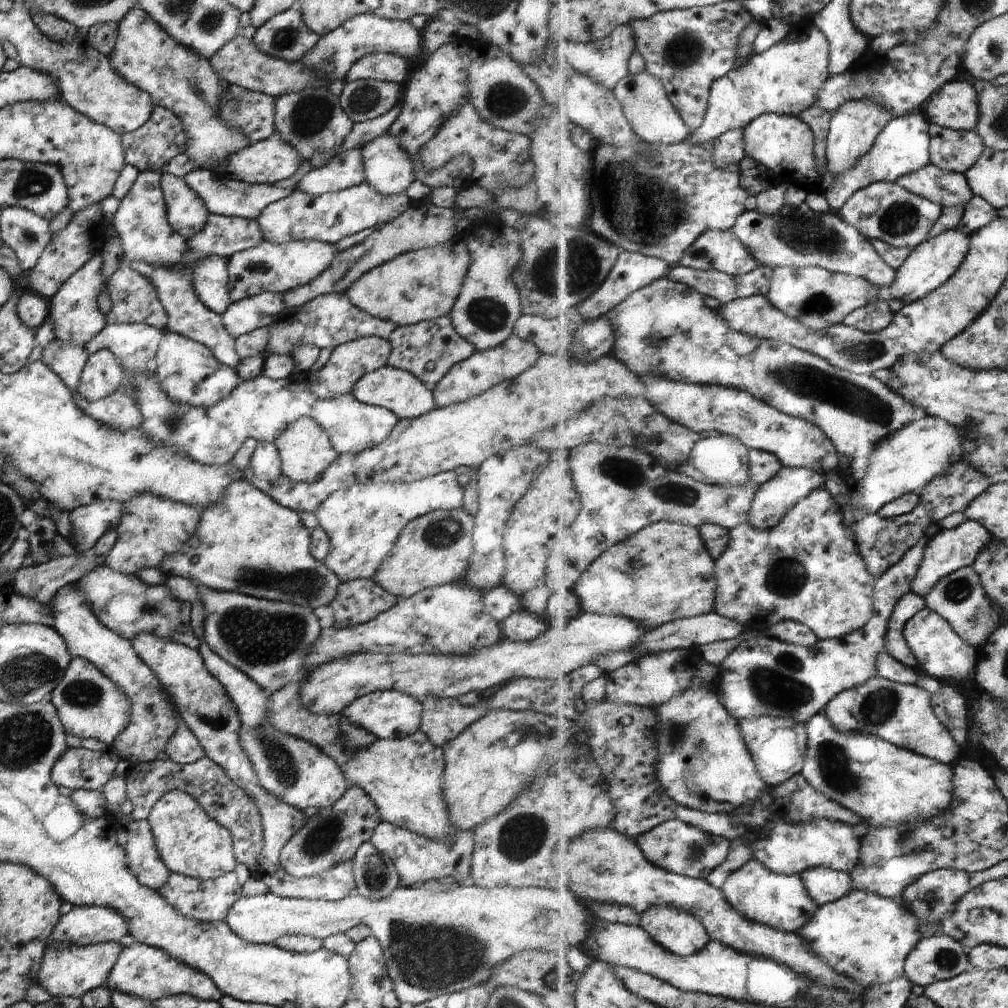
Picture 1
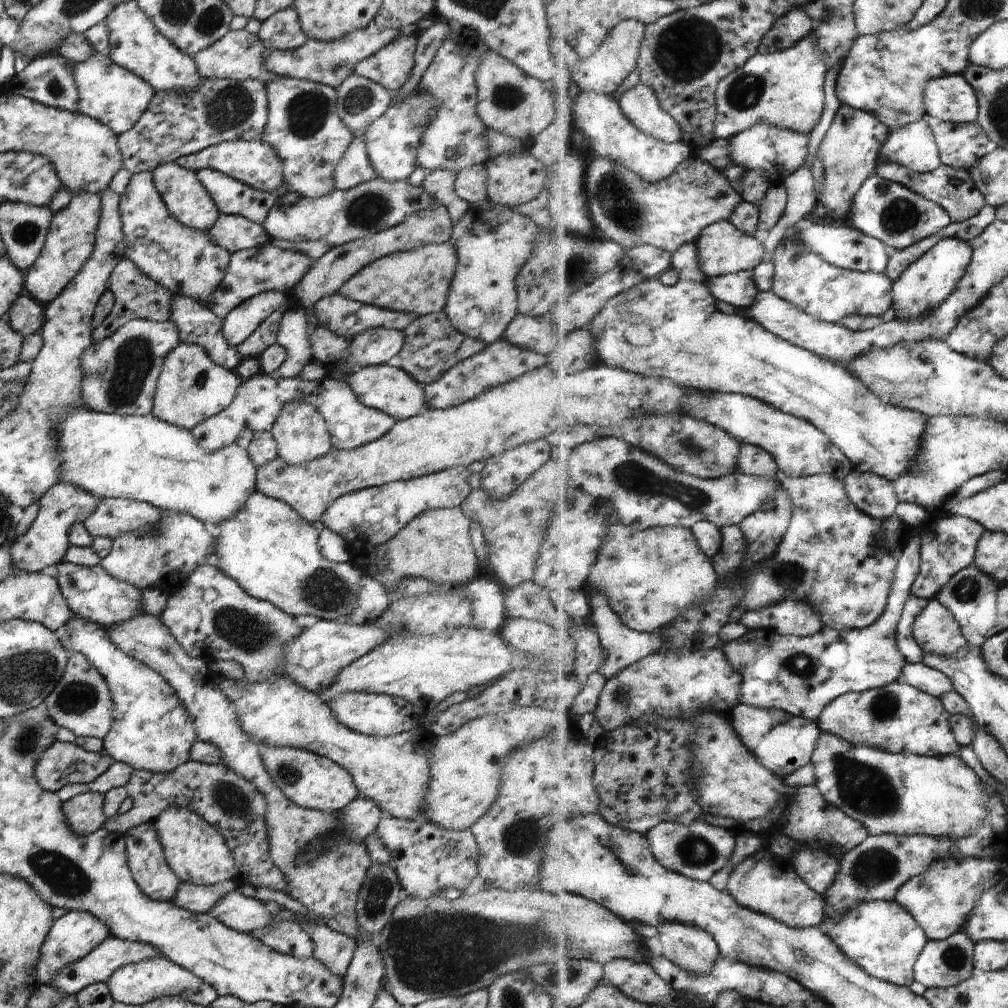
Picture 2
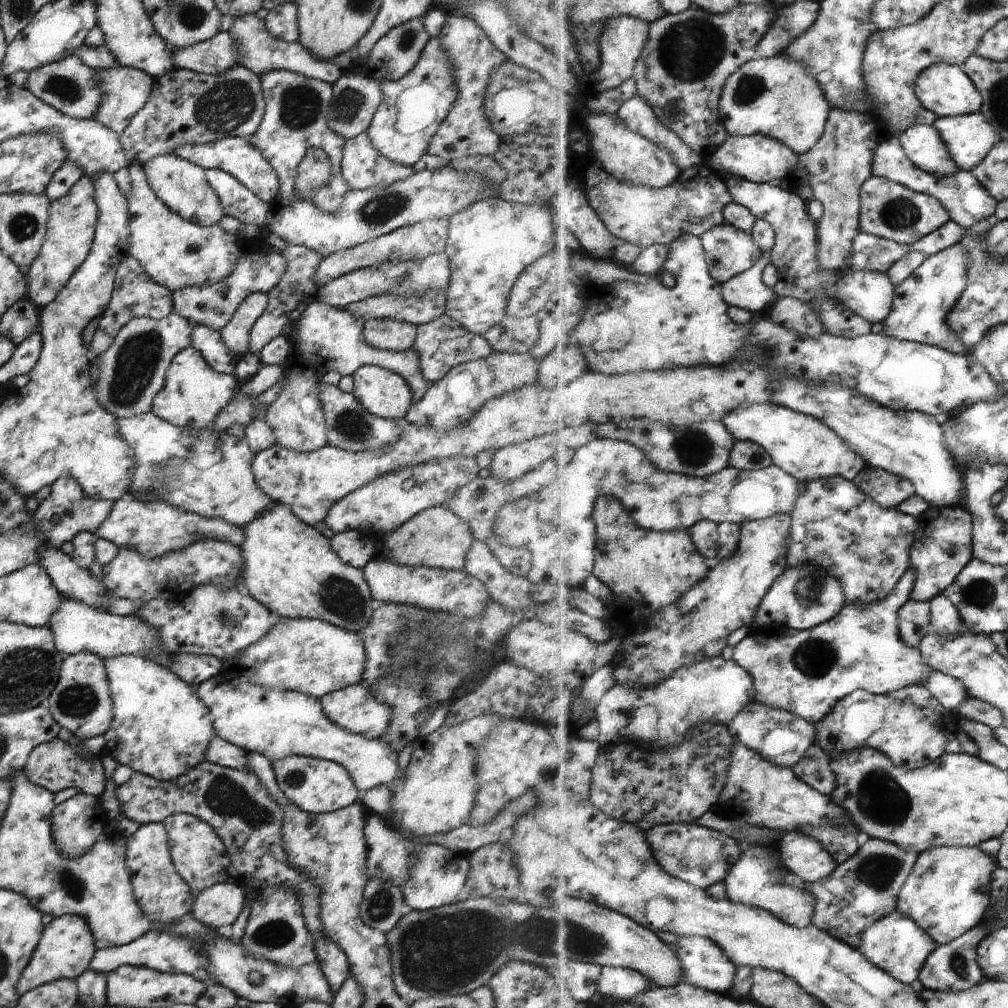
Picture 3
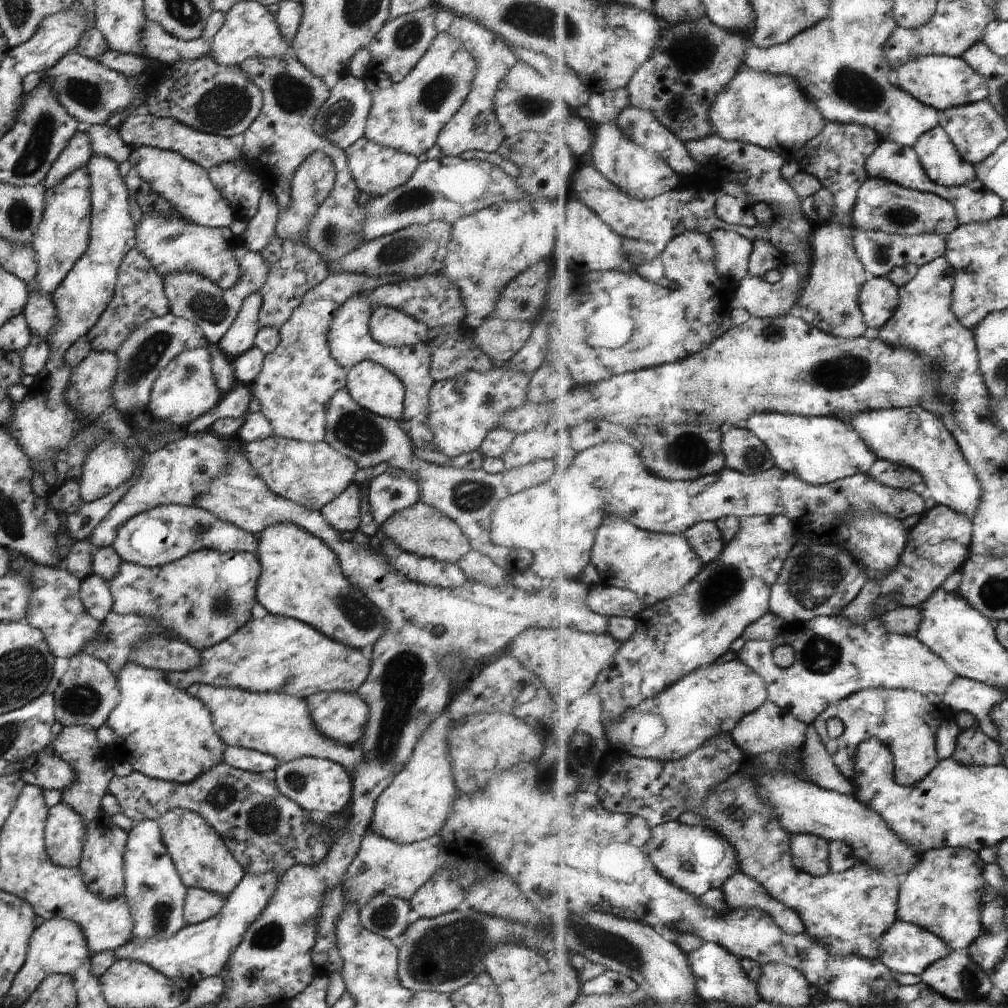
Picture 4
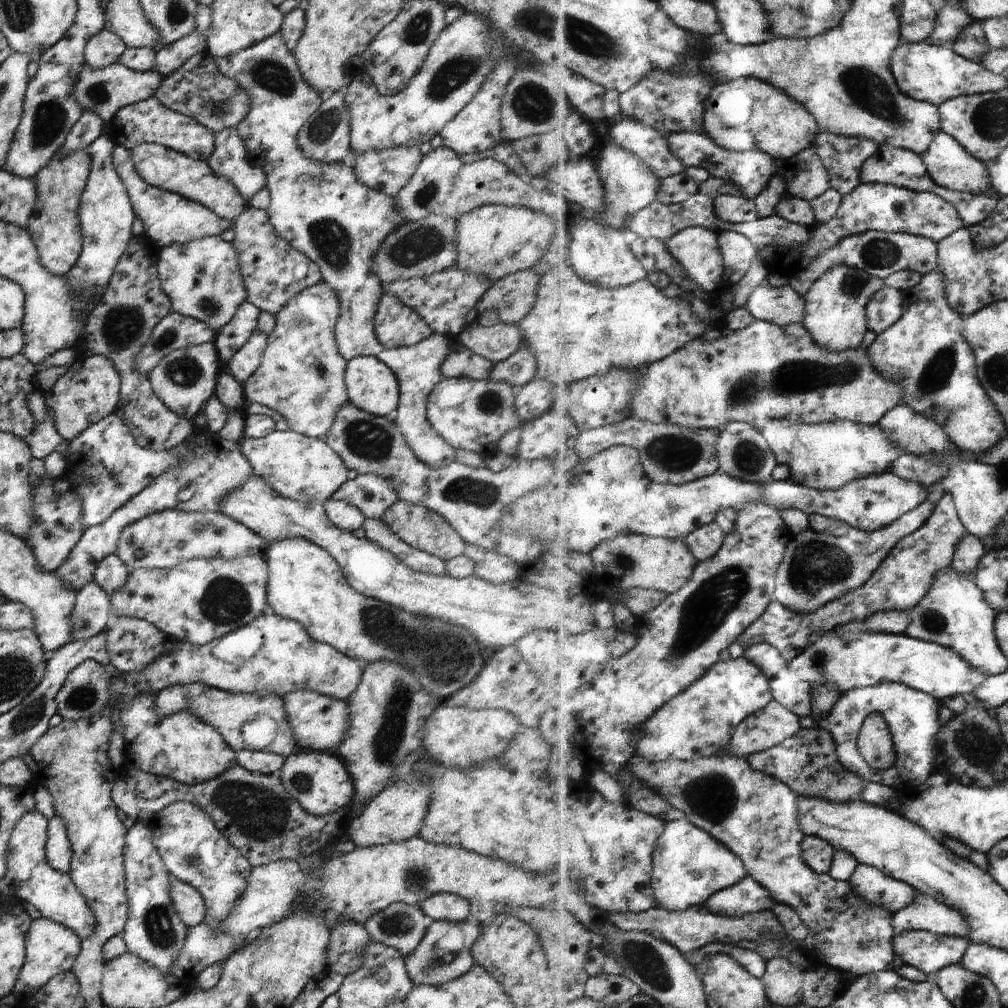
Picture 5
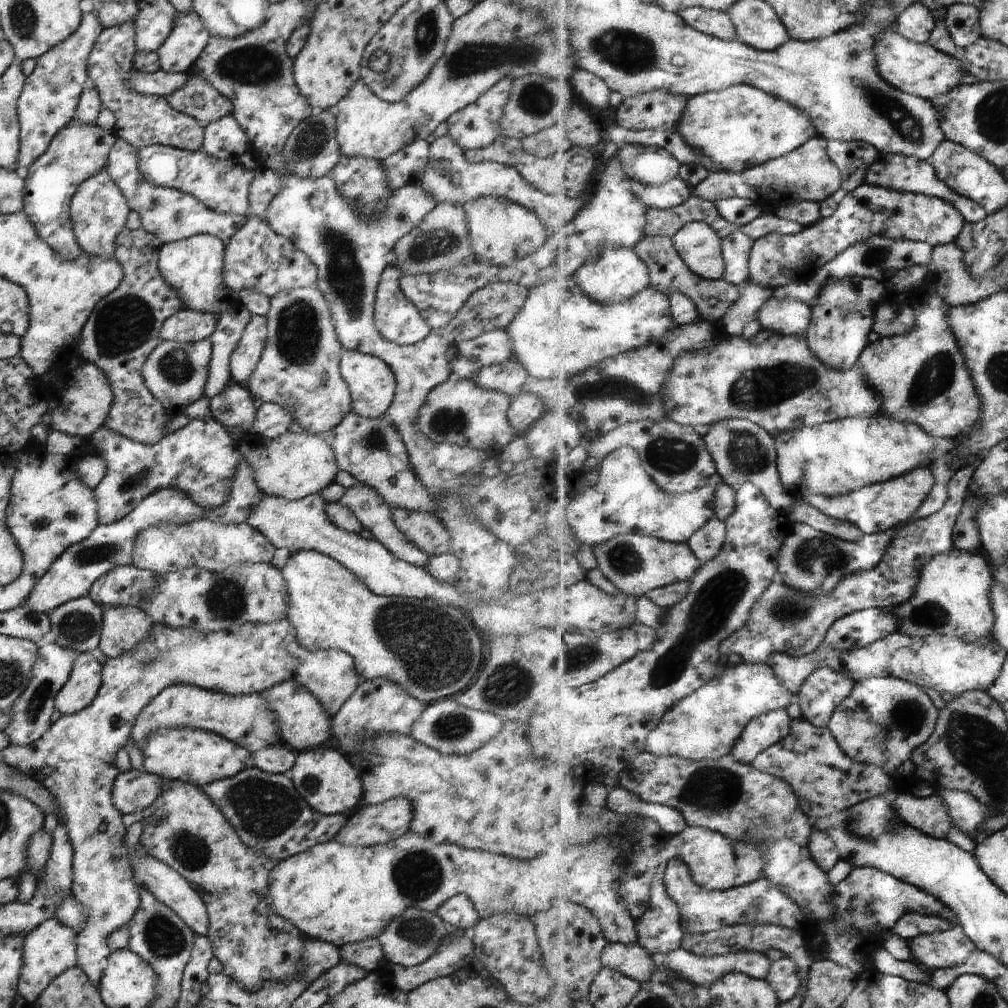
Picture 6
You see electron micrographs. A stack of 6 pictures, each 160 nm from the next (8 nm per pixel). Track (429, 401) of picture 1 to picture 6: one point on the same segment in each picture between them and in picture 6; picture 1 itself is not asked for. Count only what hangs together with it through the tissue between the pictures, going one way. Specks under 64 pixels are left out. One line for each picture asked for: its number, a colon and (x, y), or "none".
2: (388, 389)
3: (383, 393)
4: (372, 387)
5: (370, 386)
6: (370, 382)

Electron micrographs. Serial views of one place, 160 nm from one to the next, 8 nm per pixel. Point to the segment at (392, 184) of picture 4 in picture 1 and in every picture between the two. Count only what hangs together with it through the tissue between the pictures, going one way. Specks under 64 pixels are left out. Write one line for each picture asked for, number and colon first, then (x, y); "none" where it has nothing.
1: (344, 169)
2: (353, 168)
3: (361, 166)

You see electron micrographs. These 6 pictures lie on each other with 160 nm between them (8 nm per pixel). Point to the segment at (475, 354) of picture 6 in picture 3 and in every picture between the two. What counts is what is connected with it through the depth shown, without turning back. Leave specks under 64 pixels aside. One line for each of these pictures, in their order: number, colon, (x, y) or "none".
3: (511, 335)
4: (499, 339)
5: (496, 343)

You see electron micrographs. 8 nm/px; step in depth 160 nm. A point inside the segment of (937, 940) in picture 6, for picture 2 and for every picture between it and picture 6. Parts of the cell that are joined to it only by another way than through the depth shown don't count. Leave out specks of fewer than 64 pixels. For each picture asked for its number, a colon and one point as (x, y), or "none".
2: (883, 937)
3: (899, 945)
4: (906, 948)
5: (927, 951)

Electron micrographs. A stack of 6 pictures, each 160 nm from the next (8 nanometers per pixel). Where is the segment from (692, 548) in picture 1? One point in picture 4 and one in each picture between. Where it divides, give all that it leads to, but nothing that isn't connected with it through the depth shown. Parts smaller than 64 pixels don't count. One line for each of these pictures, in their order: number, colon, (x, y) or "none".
2: (651, 576)
3: (650, 568)
4: (655, 565)

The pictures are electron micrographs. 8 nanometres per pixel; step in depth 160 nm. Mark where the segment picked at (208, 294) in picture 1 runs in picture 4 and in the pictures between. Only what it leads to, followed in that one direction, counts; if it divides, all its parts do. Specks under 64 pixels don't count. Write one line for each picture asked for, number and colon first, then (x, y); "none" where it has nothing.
2: (183, 260)
3: (175, 253)
4: (170, 245)

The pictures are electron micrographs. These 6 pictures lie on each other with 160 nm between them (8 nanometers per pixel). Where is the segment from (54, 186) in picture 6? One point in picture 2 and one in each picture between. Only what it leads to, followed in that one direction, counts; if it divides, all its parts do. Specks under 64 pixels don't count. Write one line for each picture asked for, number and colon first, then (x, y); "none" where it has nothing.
2: (69, 240)
3: (71, 219)
4: (60, 237)
5: (53, 226)

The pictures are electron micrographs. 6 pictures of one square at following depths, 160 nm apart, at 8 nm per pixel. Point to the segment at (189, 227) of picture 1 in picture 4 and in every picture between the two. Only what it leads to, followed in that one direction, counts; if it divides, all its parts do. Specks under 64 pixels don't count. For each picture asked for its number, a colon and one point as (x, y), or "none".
2: (185, 199)
3: (180, 185)
4: (183, 184)

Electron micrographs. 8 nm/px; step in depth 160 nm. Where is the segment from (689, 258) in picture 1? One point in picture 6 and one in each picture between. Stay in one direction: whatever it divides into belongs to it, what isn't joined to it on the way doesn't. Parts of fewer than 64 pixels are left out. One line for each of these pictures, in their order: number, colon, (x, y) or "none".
2: (723, 248)
3: (730, 251)
4: (733, 251)
5: (738, 251)
6: (737, 248)

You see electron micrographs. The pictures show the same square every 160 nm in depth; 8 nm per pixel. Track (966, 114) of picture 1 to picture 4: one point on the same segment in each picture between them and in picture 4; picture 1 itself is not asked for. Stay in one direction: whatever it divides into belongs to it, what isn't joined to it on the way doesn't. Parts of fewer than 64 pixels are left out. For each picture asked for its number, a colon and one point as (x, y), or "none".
2: (951, 98)
3: (947, 90)
4: (940, 81)

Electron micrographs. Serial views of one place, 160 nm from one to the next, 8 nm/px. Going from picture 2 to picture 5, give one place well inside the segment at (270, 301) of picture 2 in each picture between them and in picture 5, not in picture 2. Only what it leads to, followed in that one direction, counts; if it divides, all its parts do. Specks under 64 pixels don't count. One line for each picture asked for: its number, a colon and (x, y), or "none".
3: (234, 335)
4: (239, 336)
5: (230, 337)

